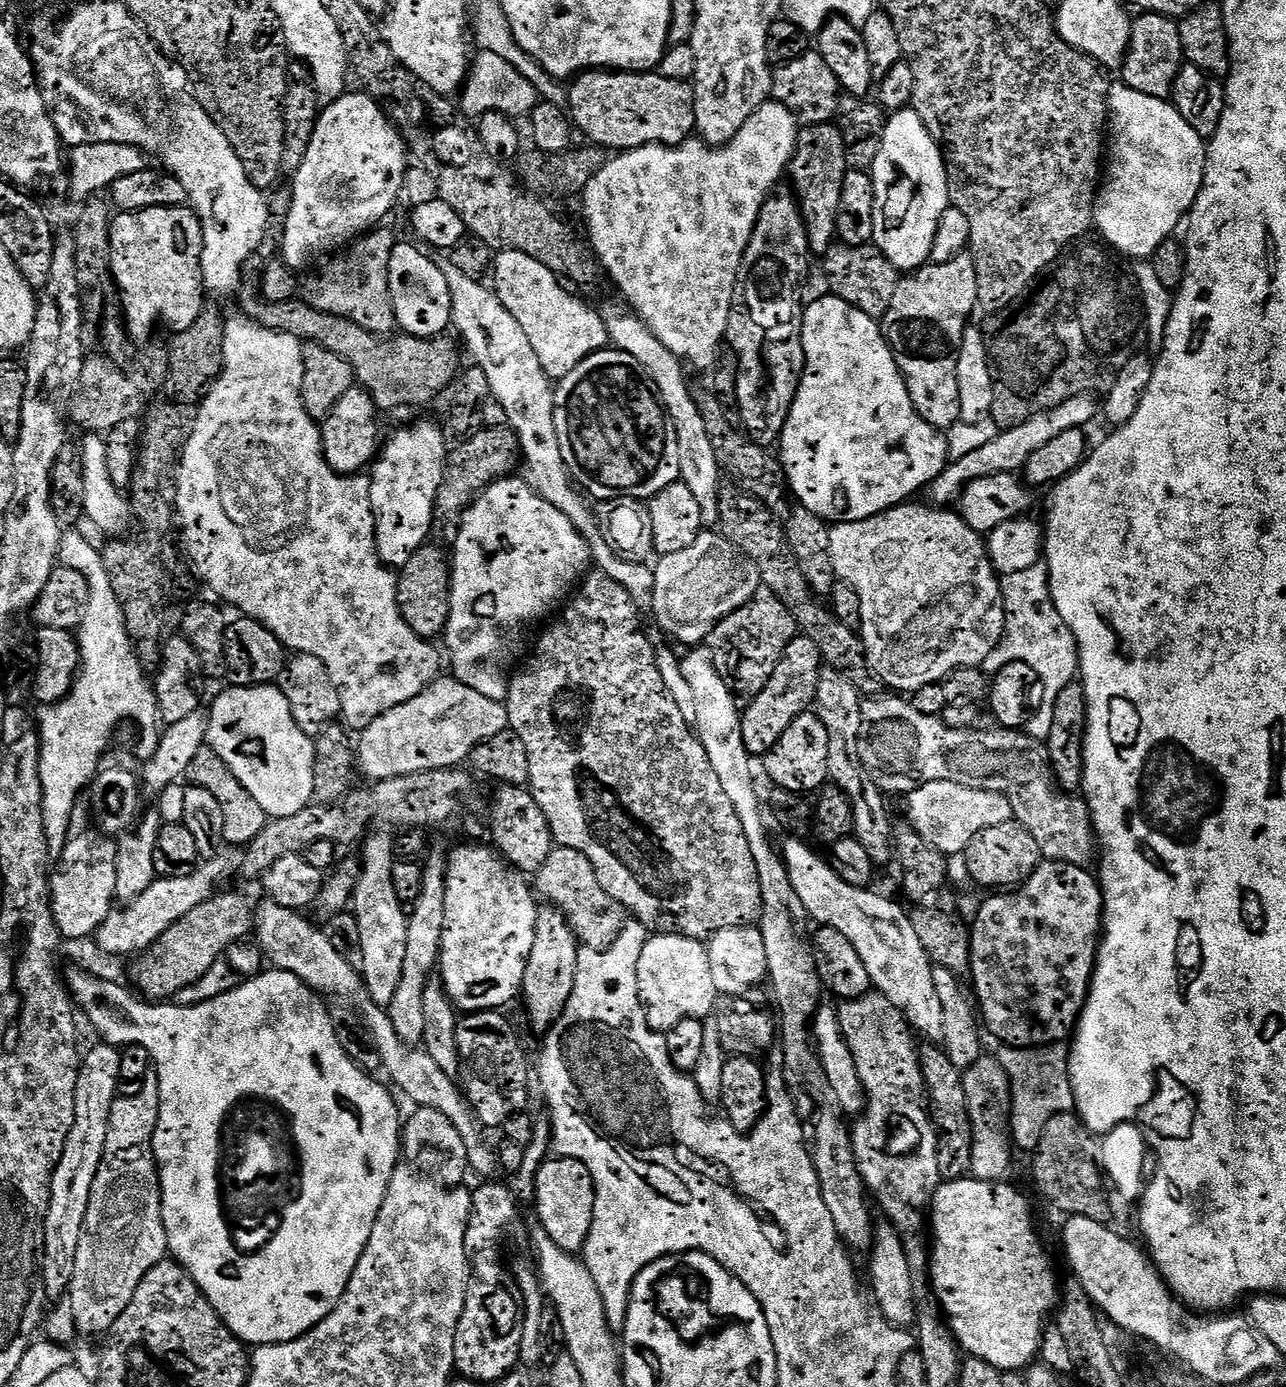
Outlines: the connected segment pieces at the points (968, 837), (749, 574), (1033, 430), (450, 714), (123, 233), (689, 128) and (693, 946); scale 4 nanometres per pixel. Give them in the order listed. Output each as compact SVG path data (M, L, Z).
M956 782L924 784L908 793L906 801L907 823L931 848L936 848L948 858L959 857L968 849L970 842L982 834L982 830L990 830L990 826L1002 826L1002 822L1013 819L1011 804L1002 793L971 789Z
M701 531L694 546L686 546L686 550L678 550L678 554L660 556L657 564L654 564L656 578L654 605L656 604L656 612L660 615L659 627L673 641L681 640L682 643L688 644L687 646L703 645L726 617L749 604L762 588L760 572L756 569L755 562L746 554L739 552L724 535L713 532Z
M1091 395L1075 396L1066 402L1062 402L1056 408L1049 408L1047 412L1037 412L1026 422L1022 422L1013 428L1000 430L996 438L991 439L980 450L971 451L966 458L951 461L947 468L934 478L926 489L927 499L936 506L952 506L959 501L965 486L983 476L997 476L1003 472L1013 474L1023 469L1025 462L1033 456L1042 446L1054 442L1058 434L1066 434L1066 430L1087 429L1087 424L1098 416L1098 404L1095 404Z
M437 678L422 690L422 694L386 710L386 714L374 718L370 726L363 728L359 733L360 740L358 736L358 768L361 773L364 771L372 782L398 778L406 774L418 774L426 770L454 768L463 765L484 740L494 738L508 727L508 709L501 701L486 698L486 694L470 690L470 686L455 678Z
M181 206L179 208L139 208L137 212L117 211L111 217L109 226L109 264L111 280L118 295L118 301L124 310L124 322L126 325L126 336L129 341L137 340L140 346L147 345L153 339L152 331L159 324L165 324L172 331L172 334L179 334L194 326L198 316L202 314L206 305L206 291L203 282L202 272L202 250L203 250L203 230L200 220L191 207Z
M656 70L581 72L568 88L567 111L572 124L579 131L581 128L593 145L609 150L645 148L648 144L675 146L696 132L693 85L687 80L661 75Z
M653 935L649 937L641 950L637 968L639 1000L646 1009L647 1022L657 1033L667 1033L686 1019L705 1019L717 1007L720 993L714 985L714 974L710 966L707 945L703 941L685 936Z

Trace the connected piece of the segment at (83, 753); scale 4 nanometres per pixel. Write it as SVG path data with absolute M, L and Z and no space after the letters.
M68 528L61 533L60 538L60 550L59 550L59 565L63 568L68 568L72 570L78 570L80 574L87 580L87 585L90 586L90 601L89 605L86 606L86 615L83 618L82 623L78 629L77 640L80 644L80 673L77 676L75 683L71 692L68 693L68 698L61 700L58 703L41 705L37 711L38 712L38 724L40 726L40 736L38 735L38 753L39 753L39 765L40 765L40 778L42 780L43 788L43 802L44 802L44 830L46 832L46 840L48 842L49 856L51 861L58 862L61 857L64 856L65 846L71 837L70 828L72 826L72 808L70 804L74 803L80 792L85 788L85 790L93 783L94 778L96 778L99 773L101 764L100 758L105 752L118 724L121 720L132 719L133 722L139 728L139 738L136 744L136 754L141 759L142 762L147 762L150 758L154 758L154 754L157 753L158 746L160 745L160 738L162 735L162 721L160 718L160 712L158 708L157 696L155 692L155 687L151 682L150 678L147 678L146 672L143 668L145 665L136 651L135 644L132 642L132 638L128 632L128 627L125 624L125 612L122 610L120 599L117 594L114 593L114 588L110 583L109 572L105 568L103 553L97 548L80 532L81 529L78 528Z

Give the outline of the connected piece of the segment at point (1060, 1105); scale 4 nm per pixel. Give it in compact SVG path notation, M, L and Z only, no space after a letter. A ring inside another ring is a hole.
M1067 1043L1046 1044L1039 1048L999 1049L998 1059L1011 1080L1012 1113L1011 1137L1013 1145L1024 1152L1031 1153L1042 1138L1042 1130L1053 1123L1055 1116L1072 1112L1076 1107L1072 1079L1068 1069L1070 1048Z

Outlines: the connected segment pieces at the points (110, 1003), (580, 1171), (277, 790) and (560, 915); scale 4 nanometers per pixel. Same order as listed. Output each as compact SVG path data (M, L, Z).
M72 968L66 974L67 990L72 997L75 1007L82 1013L86 1019L92 1023L92 1028L97 1032L101 1041L107 1042L110 1045L123 1046L122 1044L141 1044L142 1047L148 1048L148 1052L152 1055L151 1063L154 1065L154 1074L156 1070L156 1084L160 1087L160 1110L156 1115L156 1128L154 1129L154 1138L152 1139L152 1149L156 1155L156 1167L160 1170L160 1197L162 1198L162 1218L164 1219L164 1229L166 1230L166 1238L168 1239L168 1250L171 1259L176 1263L181 1264L190 1274L190 1278L200 1287L200 1292L212 1304L212 1308L223 1320L224 1325L232 1331L232 1335L237 1336L240 1341L248 1346L259 1346L261 1344L281 1344L282 1342L290 1342L303 1336L309 1332L311 1328L321 1324L324 1319L332 1313L336 1304L344 1297L346 1286L350 1282L350 1278L354 1274L354 1270L358 1266L358 1258L362 1258L362 1250L366 1250L366 1242L370 1242L370 1234L374 1228L374 1222L378 1218L378 1210L382 1210L382 1202L386 1198L386 1190L390 1186L390 1178L394 1174L394 1170L398 1166L396 1159L401 1159L402 1156L402 1116L400 1120L400 1112L396 1109L396 1104L392 1101L392 1096L379 1084L376 1080L371 1080L354 1061L351 1060L349 1049L343 1048L336 1037L336 1025L332 1023L332 1013L329 1005L324 1005L319 995L312 989L308 988L303 981L299 980L290 972L279 970L264 970L259 976L254 976L251 979L245 979L240 982L237 988L221 991L220 995L212 1000L202 1001L201 1004L181 1007L175 1002L143 1002L139 1004L126 989L120 984L115 984L112 980L103 980L100 976L95 976L92 972L83 972L80 968Z
M569 1156L548 1158L536 1176L536 1216L539 1227L557 1243L561 1250L580 1254L594 1222L594 1198L596 1187L590 1170L582 1162Z
M229 687L207 713L207 747L234 772L270 818L290 818L313 803L316 740L300 728L283 687Z
M546 904L539 907L536 913L534 947L527 960L522 989L522 1000L526 1002L528 1016L539 1034L555 1025L569 1002L577 974L579 949L579 941L564 913L555 905Z

